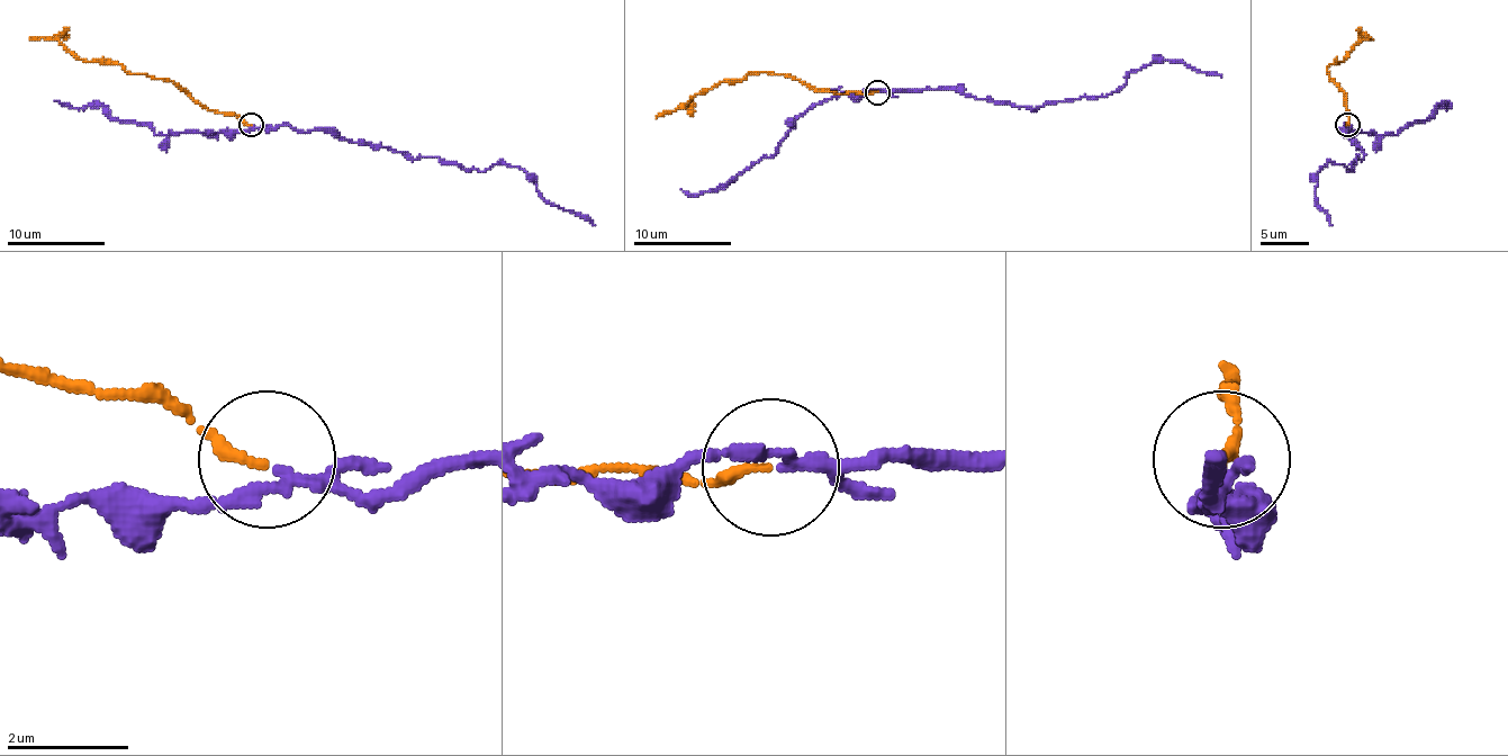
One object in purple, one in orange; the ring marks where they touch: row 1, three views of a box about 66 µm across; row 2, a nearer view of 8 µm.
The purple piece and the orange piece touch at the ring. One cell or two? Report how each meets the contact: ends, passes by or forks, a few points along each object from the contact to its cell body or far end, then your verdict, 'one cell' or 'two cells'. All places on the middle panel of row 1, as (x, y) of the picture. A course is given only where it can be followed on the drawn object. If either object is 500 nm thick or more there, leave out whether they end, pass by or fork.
purple forks there; orange ends there; purple runs (877, 91), (958, 89), (977, 99), (1038, 108), (1111, 93), (1128, 74), (1172, 60), (1221, 77); orange runs (877, 91), (814, 91), (797, 79), (751, 72), (741, 79), (724, 79), (703, 89), (683, 106), (656, 118); two cells

